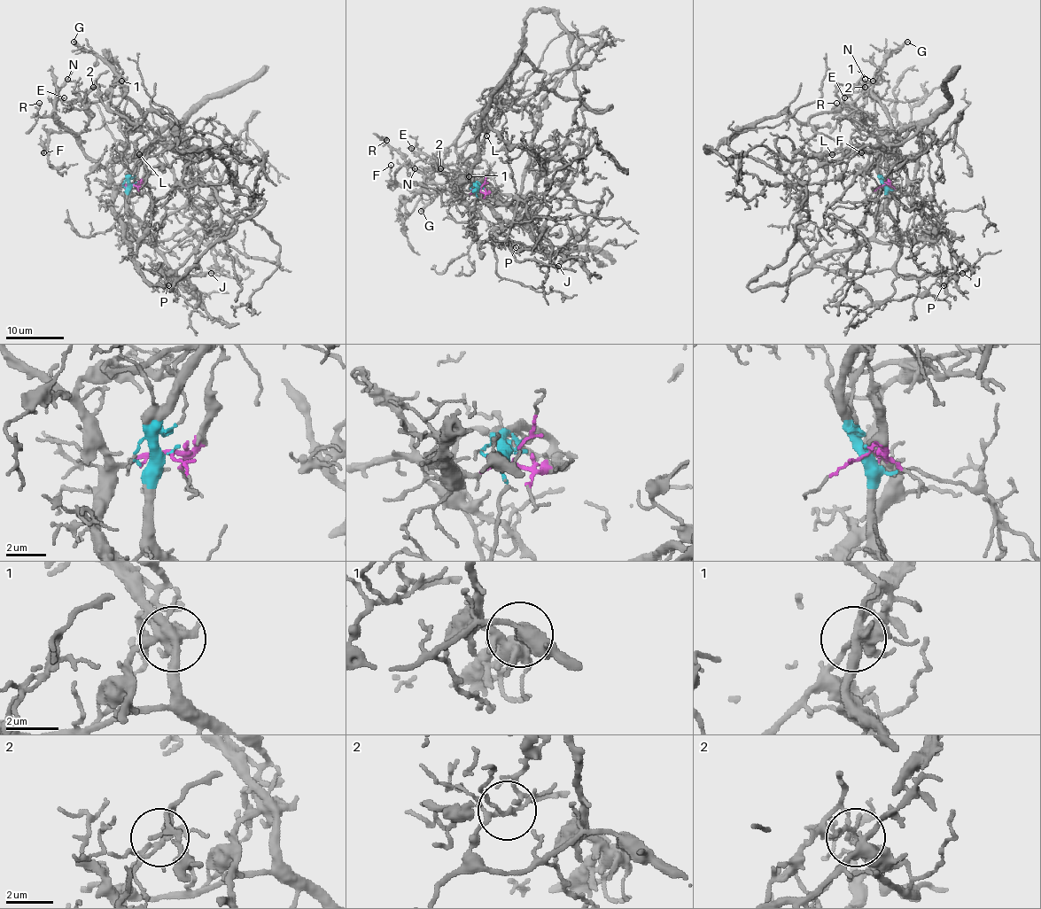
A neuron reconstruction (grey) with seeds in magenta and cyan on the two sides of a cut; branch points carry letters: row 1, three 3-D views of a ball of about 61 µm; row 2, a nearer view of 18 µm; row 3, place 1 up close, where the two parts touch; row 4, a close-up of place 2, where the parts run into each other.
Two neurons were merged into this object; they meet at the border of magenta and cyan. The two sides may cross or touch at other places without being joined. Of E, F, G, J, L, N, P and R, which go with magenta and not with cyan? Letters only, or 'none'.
E, F, L, N, R

